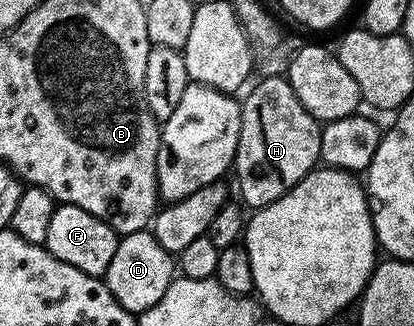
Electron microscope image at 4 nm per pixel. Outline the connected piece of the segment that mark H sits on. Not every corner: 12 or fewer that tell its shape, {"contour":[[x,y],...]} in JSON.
{"contour":[[284,76],[241,101],[240,200],[275,203],[321,161],[322,126]]}

